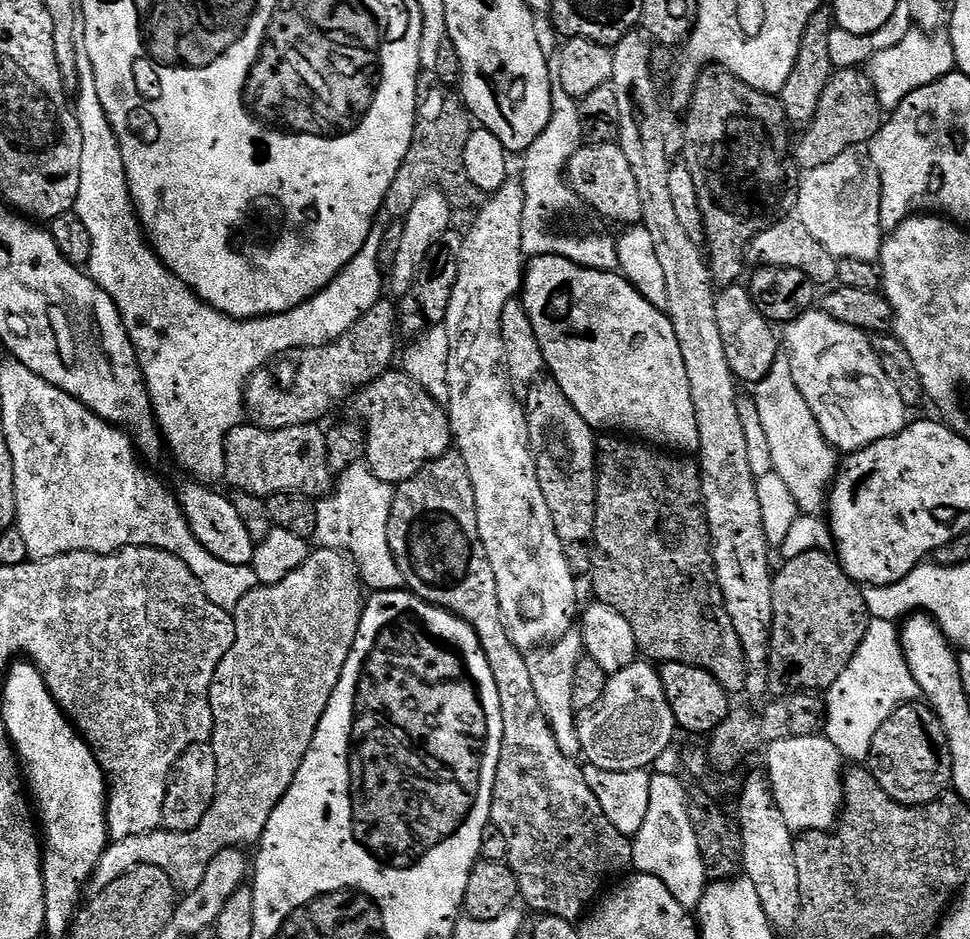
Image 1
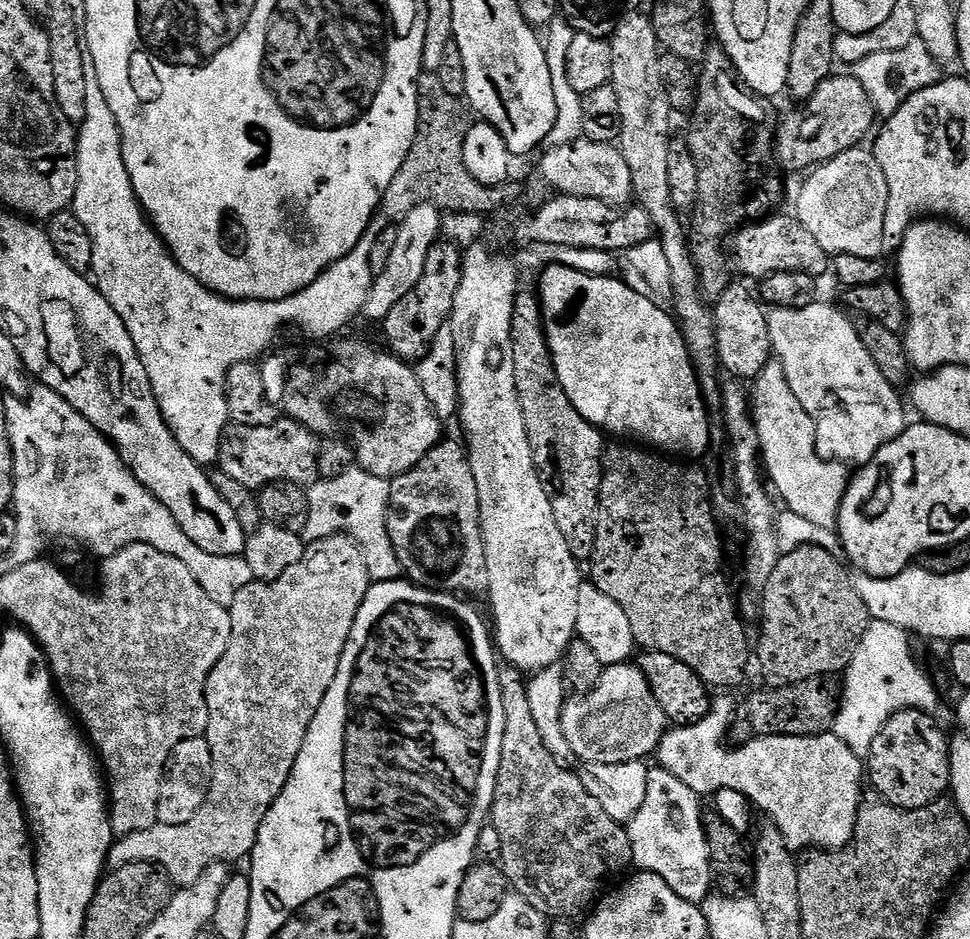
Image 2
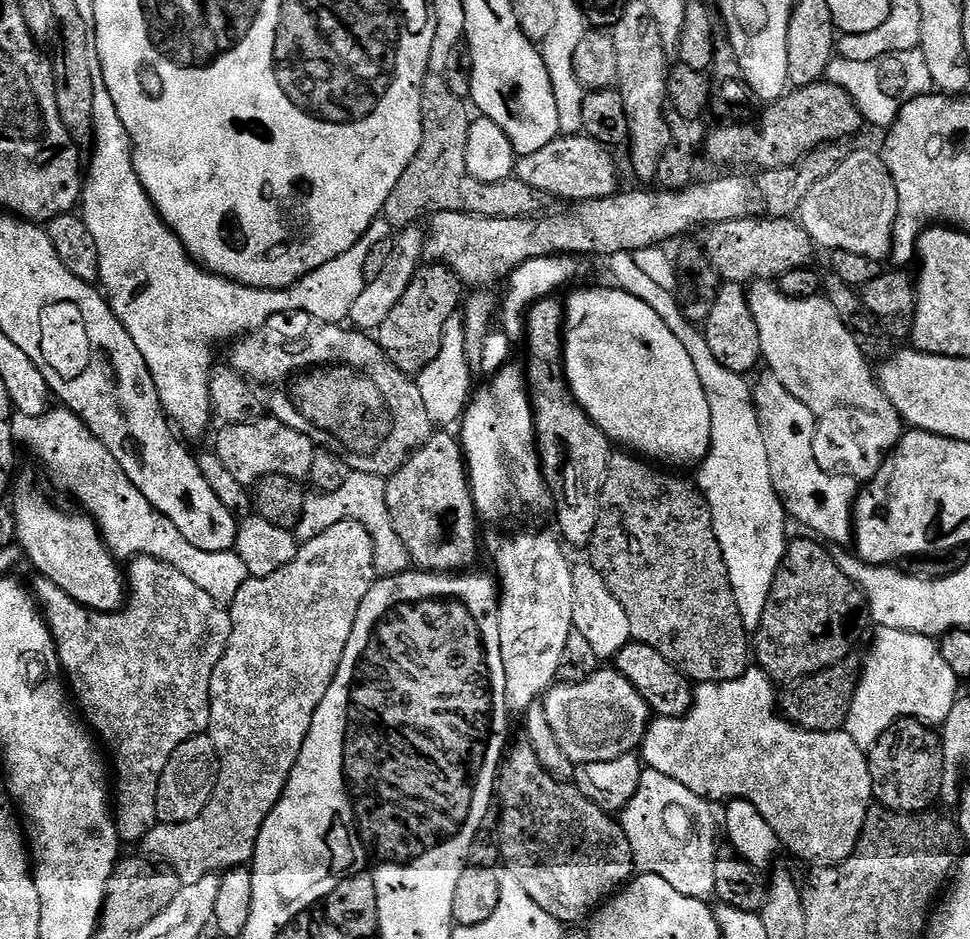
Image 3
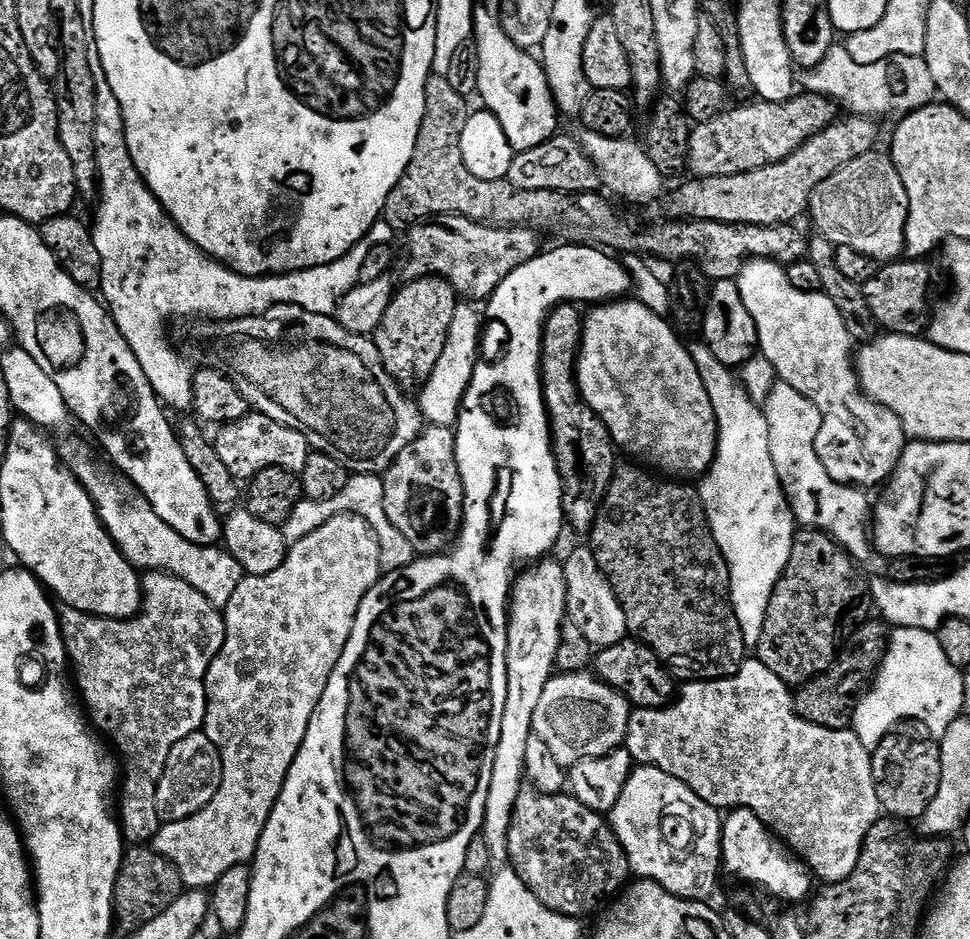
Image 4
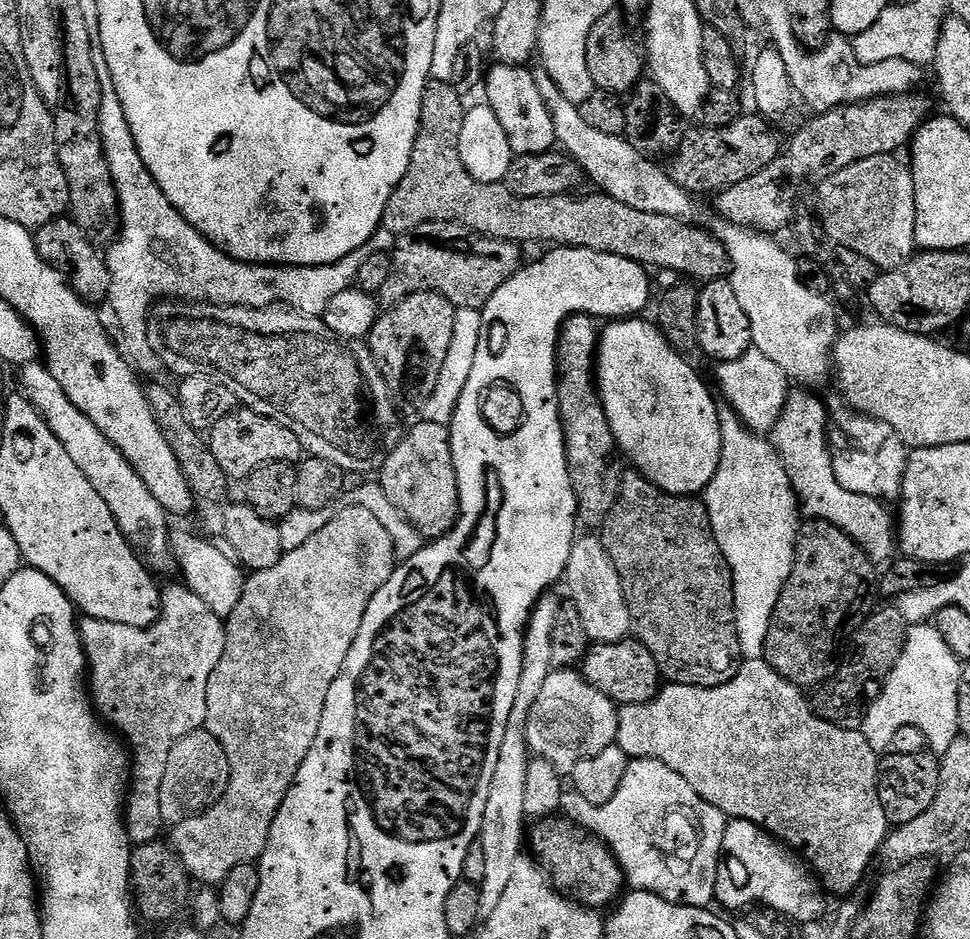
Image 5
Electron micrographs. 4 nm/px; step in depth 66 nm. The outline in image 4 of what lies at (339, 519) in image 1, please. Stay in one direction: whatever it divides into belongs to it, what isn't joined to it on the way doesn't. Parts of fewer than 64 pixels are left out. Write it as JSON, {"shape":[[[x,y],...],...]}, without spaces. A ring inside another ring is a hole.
{"shape":[[[376,474],[349,475],[346,487],[342,489],[342,494],[334,494],[334,498],[329,500],[301,498],[298,506],[294,506],[294,514],[290,514],[290,518],[286,518],[286,522],[282,526],[284,540],[290,546],[302,542],[302,538],[306,538],[306,534],[314,534],[314,530],[318,530],[318,526],[326,526],[326,522],[330,522],[330,518],[341,516],[347,512],[353,512],[356,516],[361,516],[366,522],[370,522],[370,526],[378,534],[378,542],[382,550],[380,566],[385,573],[402,570],[417,559],[416,548],[410,546],[406,534],[402,534],[402,530],[398,530],[398,526],[394,526],[394,522],[390,522],[390,518],[386,516],[384,482]]]}

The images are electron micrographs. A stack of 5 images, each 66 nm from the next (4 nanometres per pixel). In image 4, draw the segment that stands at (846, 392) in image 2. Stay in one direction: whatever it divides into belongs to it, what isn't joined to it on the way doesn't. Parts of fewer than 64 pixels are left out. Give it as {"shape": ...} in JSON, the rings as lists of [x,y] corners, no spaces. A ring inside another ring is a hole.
{"shape":[[[749,260],[735,281],[742,294],[742,302],[746,302],[746,310],[750,310],[750,318],[754,318],[754,326],[758,326],[759,355],[769,360],[783,383],[794,386],[802,398],[810,398],[810,402],[818,406],[818,414],[822,414],[816,453],[822,466],[826,466],[826,474],[830,474],[834,482],[851,484],[861,490],[872,490],[875,484],[883,485],[902,458],[906,433],[898,414],[874,403],[860,389],[854,363],[854,341],[837,307],[823,292],[795,289],[790,283],[787,267],[774,260]]]}

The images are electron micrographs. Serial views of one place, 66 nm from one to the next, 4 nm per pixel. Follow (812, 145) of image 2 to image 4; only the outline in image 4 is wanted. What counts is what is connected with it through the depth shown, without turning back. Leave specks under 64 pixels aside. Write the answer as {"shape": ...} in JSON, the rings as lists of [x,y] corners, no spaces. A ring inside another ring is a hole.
{"shape":[[[811,94],[792,95],[786,102],[766,102],[760,100],[756,104],[744,104],[741,108],[729,107],[712,121],[696,124],[692,128],[692,141],[688,143],[686,168],[693,177],[718,178],[746,174],[750,170],[762,170],[762,166],[774,166],[774,162],[782,162],[782,158],[790,158],[794,150],[798,150],[814,134],[826,130],[838,118],[837,105],[824,96]]]}

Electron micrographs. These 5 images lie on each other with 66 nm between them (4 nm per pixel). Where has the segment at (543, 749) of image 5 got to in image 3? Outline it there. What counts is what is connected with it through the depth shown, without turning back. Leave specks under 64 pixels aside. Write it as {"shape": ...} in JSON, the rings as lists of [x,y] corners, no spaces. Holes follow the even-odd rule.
{"shape":[[[612,666],[601,667],[599,672],[595,672],[581,684],[557,683],[548,689],[543,697],[543,704],[543,723],[548,724],[554,738],[558,738],[558,746],[562,746],[566,758],[570,758],[577,766],[590,762],[610,762],[614,758],[633,755],[643,745],[644,735],[648,733],[648,704],[642,698],[642,694],[638,694],[636,687],[626,678],[622,678],[622,674]]]}

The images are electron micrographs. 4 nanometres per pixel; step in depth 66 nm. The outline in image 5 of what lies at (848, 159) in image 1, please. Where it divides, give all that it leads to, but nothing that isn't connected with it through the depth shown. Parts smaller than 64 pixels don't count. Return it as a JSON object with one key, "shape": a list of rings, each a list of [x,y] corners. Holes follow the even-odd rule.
{"shape":[[[895,155],[866,158],[846,166],[846,170],[838,170],[838,174],[824,177],[819,181],[820,193],[814,203],[823,235],[829,241],[832,239],[833,245],[858,250],[881,270],[902,266],[917,251],[912,174],[896,159]]]}

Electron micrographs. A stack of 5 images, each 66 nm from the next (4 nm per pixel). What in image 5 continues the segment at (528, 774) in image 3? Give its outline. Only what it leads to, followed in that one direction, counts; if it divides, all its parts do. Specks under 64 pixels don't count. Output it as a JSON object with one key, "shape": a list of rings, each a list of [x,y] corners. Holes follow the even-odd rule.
{"shape":[[[558,818],[541,819],[530,828],[531,855],[548,873],[552,887],[593,910],[615,905],[626,888],[624,870],[616,861],[616,855],[603,840],[589,834],[579,824],[567,818],[554,819]]]}

